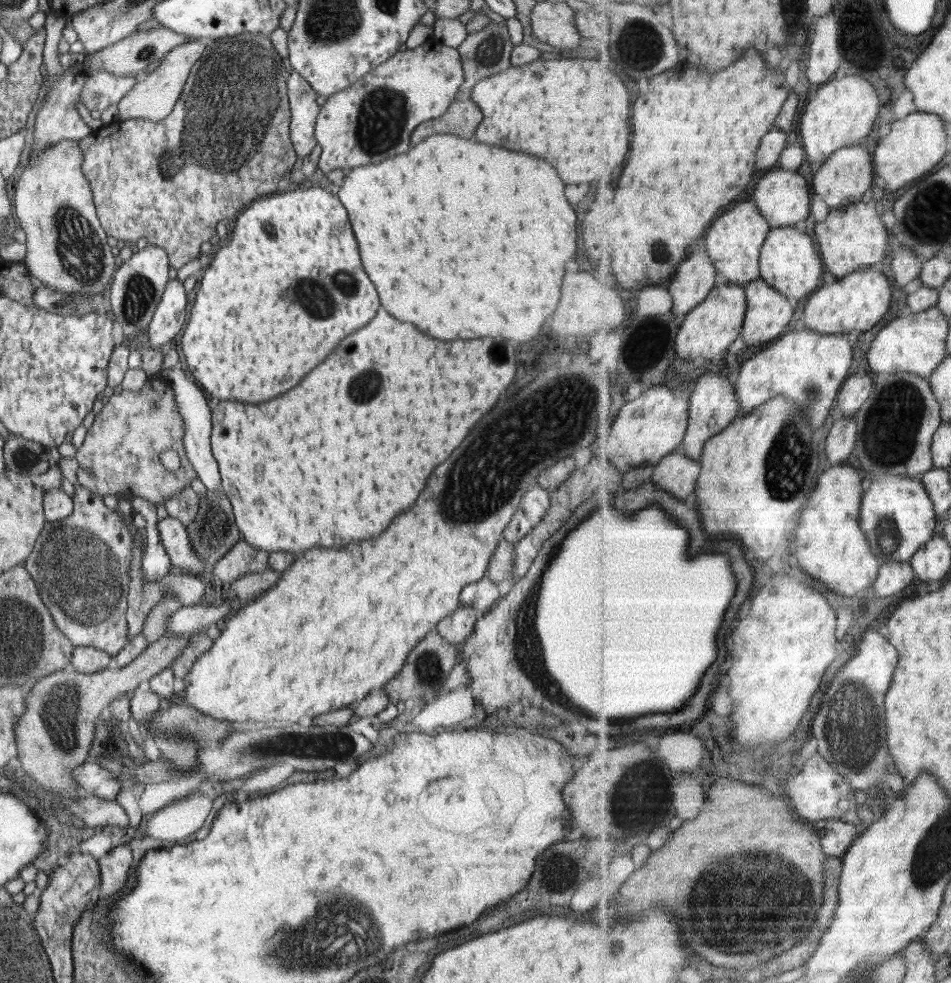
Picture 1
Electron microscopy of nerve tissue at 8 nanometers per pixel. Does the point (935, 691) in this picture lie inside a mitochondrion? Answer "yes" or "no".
no

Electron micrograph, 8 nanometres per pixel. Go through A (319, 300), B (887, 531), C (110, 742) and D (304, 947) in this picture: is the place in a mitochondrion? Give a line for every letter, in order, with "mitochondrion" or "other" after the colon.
A: mitochondrion
B: mitochondrion
C: mitochondrion
D: mitochondrion

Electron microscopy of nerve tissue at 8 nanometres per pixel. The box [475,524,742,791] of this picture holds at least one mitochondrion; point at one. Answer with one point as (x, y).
(525, 624)

